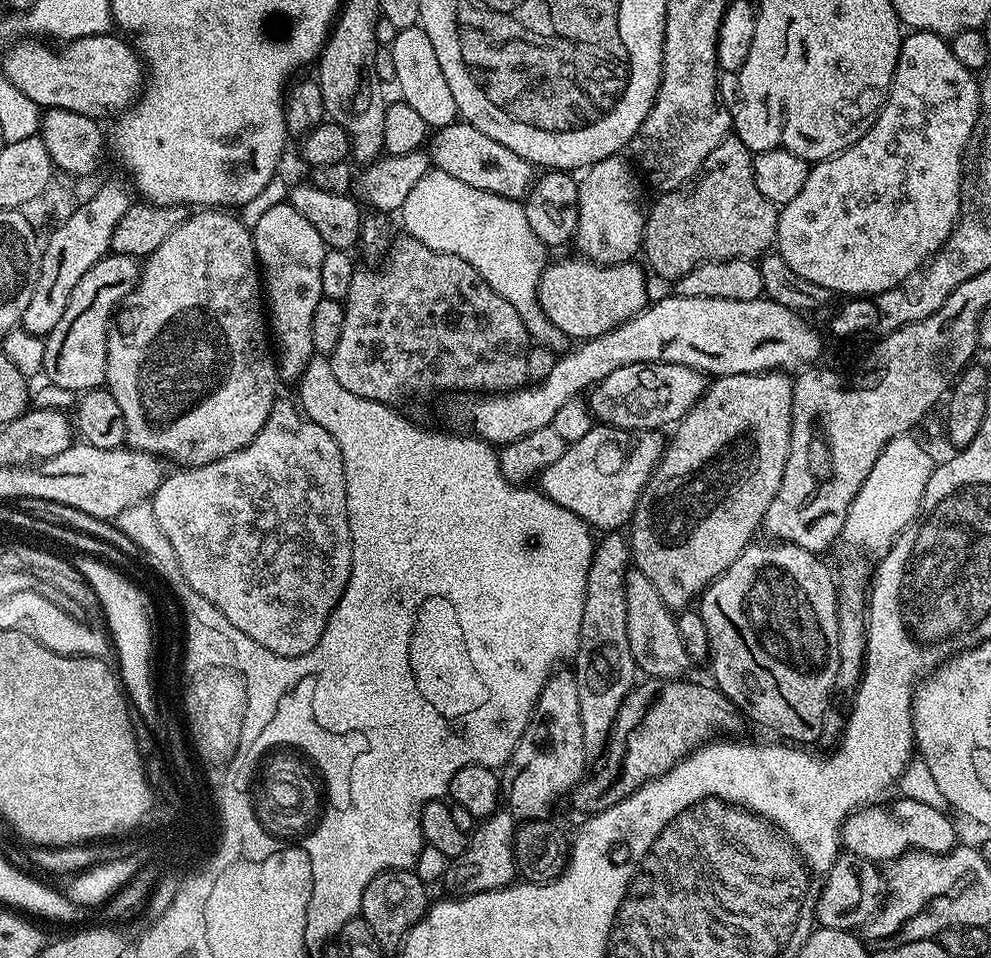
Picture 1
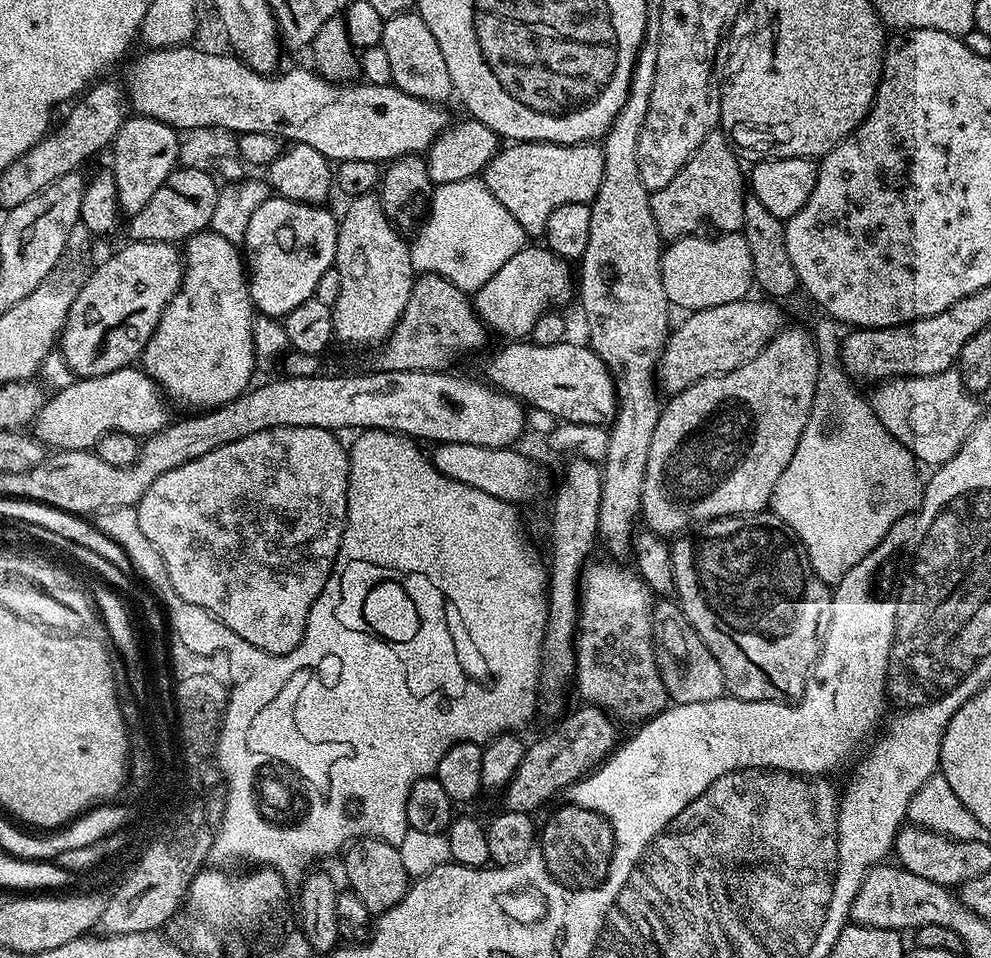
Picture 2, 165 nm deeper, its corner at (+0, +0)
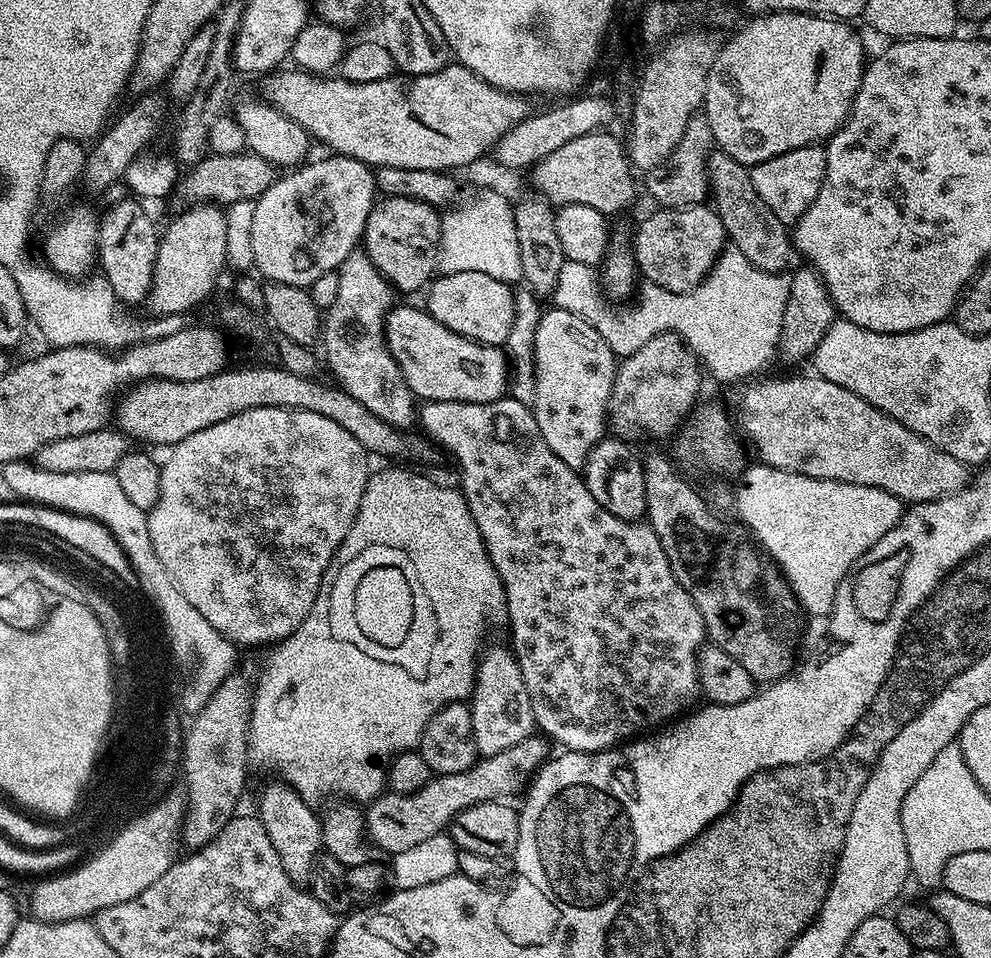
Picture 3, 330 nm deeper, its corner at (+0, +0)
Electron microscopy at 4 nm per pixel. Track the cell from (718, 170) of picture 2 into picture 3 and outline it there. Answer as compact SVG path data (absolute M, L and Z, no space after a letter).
M697 114L686 122L682 142L652 172L647 173L648 192L657 200L660 208L688 208L691 204L702 204L709 199L708 158L716 148L714 130L703 114Z

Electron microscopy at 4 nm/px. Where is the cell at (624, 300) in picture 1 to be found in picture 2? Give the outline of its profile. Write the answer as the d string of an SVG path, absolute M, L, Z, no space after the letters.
M525 246L504 263L498 274L490 278L474 294L474 307L481 320L493 333L501 332L504 338L528 338L534 330L534 322L550 306L560 306L574 296L574 272L569 261L556 255L551 248Z

